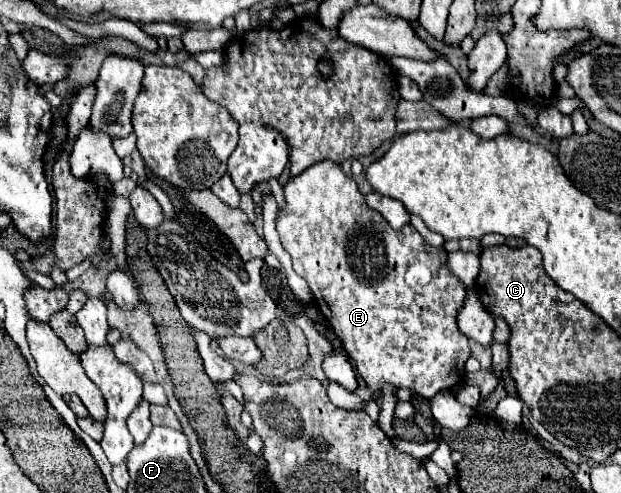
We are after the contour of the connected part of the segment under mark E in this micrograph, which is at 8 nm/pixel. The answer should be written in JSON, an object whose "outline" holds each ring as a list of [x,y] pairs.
{"outline":[[[321,161],[321,163],[315,163],[311,165],[309,169],[305,169],[301,175],[297,177],[291,177],[287,181],[287,185],[283,187],[283,195],[285,195],[285,205],[279,207],[279,213],[277,213],[277,219],[275,219],[275,225],[277,225],[277,233],[281,237],[281,243],[283,243],[283,249],[291,255],[291,261],[293,261],[293,271],[303,277],[307,281],[307,285],[311,287],[311,293],[313,297],[317,299],[317,305],[321,309],[321,313],[325,315],[325,319],[331,323],[335,335],[341,339],[343,347],[349,351],[353,363],[355,363],[355,369],[359,373],[359,377],[365,381],[365,385],[369,389],[381,389],[383,391],[383,409],[379,413],[379,423],[381,423],[381,429],[387,433],[387,437],[395,437],[395,431],[391,429],[391,417],[393,417],[393,411],[391,407],[395,405],[395,395],[393,395],[393,387],[405,387],[405,389],[413,389],[415,393],[423,395],[423,397],[435,397],[437,393],[441,391],[449,391],[453,389],[457,383],[461,383],[463,375],[465,375],[465,363],[467,359],[471,357],[471,349],[469,349],[469,339],[457,329],[457,309],[463,305],[463,299],[465,299],[465,285],[461,285],[445,267],[445,257],[447,257],[447,251],[441,249],[441,247],[431,247],[423,241],[423,237],[411,227],[411,225],[405,225],[403,229],[395,231],[389,227],[389,223],[373,209],[369,209],[369,205],[365,205],[365,195],[359,191],[357,183],[347,177],[341,167],[333,161]]]}

